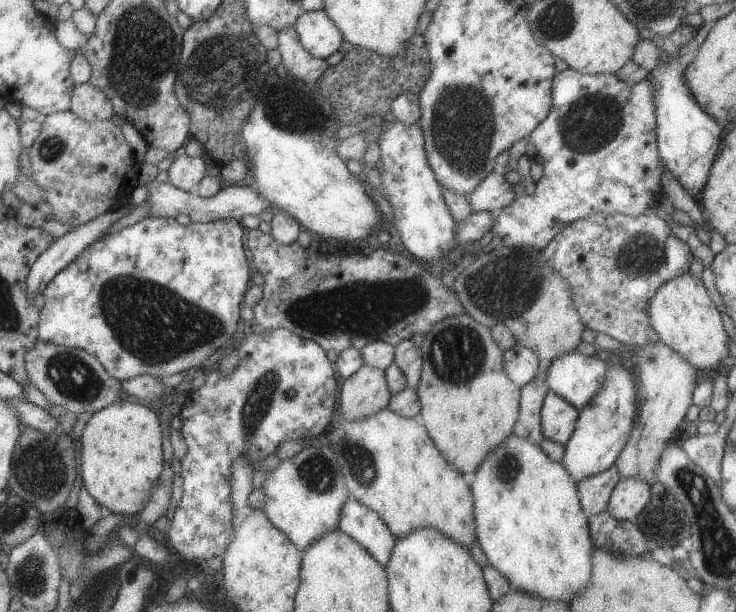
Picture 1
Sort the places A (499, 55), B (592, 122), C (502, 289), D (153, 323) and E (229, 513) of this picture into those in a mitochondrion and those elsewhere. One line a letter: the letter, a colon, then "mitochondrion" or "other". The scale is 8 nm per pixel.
A: other
B: mitochondrion
C: mitochondrion
D: mitochondrion
E: other

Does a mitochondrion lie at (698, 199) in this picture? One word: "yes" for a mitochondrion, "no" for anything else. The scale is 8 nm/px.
no

